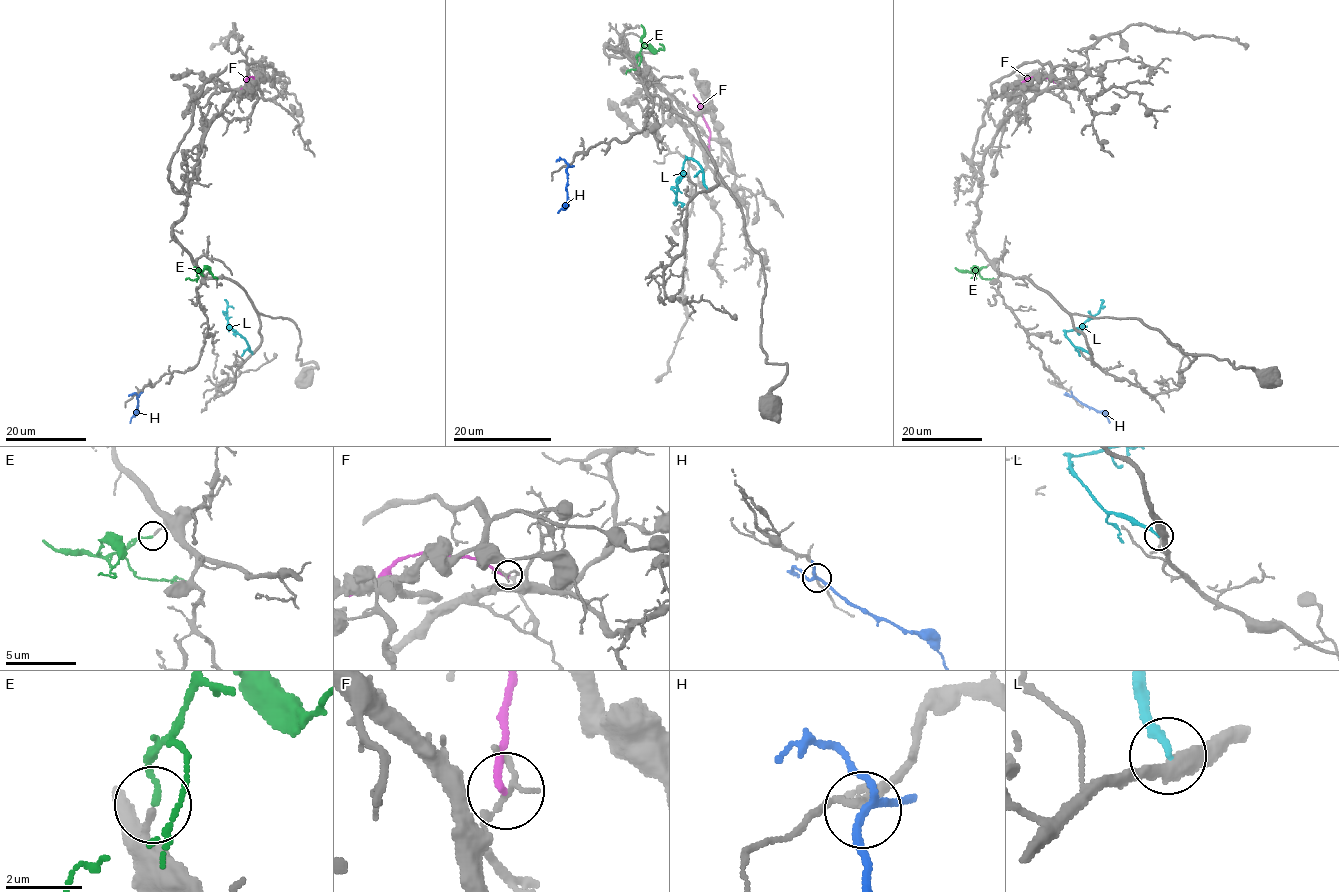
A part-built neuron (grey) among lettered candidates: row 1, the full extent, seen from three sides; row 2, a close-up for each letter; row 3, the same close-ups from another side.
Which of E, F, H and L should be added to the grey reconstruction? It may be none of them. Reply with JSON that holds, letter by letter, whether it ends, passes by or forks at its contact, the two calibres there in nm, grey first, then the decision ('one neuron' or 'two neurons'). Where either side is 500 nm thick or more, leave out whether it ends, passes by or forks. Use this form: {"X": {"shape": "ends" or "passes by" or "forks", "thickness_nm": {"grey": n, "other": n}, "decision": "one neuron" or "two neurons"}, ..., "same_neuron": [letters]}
{"E": {"shape": "ends", "thickness_nm": {"grey": 160, "other": 140}, "decision": "one neuron"}, "F": {"shape": "ends", "thickness_nm": {"grey": 140, "other": 190}, "decision": "two neurons"}, "H": {"shape": "forks", "thickness_nm": {"grey": 170, "other": 190}, "decision": "two neurons"}, "L": {"shape": "ends", "thickness_nm": {"grey": 400, "other": 180}, "decision": "two neurons"}, "same_neuron": ["E"]}

